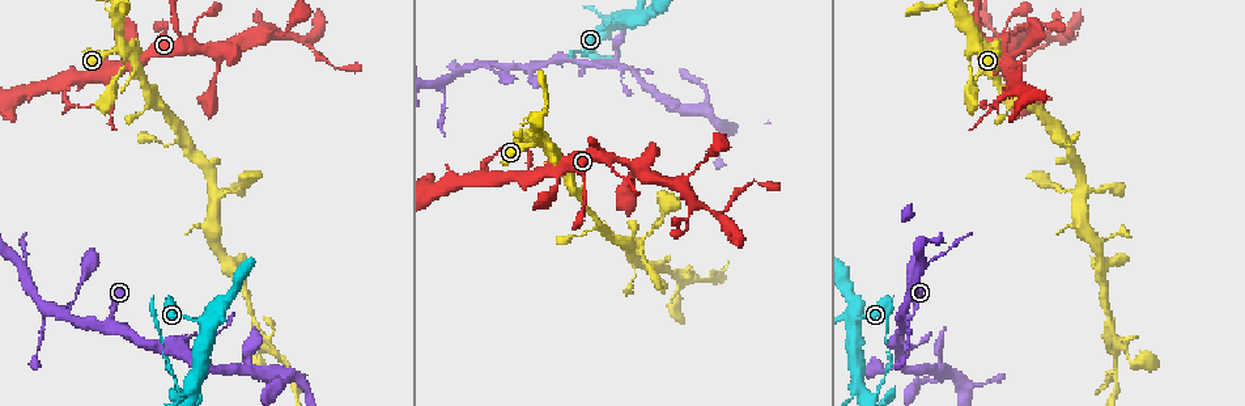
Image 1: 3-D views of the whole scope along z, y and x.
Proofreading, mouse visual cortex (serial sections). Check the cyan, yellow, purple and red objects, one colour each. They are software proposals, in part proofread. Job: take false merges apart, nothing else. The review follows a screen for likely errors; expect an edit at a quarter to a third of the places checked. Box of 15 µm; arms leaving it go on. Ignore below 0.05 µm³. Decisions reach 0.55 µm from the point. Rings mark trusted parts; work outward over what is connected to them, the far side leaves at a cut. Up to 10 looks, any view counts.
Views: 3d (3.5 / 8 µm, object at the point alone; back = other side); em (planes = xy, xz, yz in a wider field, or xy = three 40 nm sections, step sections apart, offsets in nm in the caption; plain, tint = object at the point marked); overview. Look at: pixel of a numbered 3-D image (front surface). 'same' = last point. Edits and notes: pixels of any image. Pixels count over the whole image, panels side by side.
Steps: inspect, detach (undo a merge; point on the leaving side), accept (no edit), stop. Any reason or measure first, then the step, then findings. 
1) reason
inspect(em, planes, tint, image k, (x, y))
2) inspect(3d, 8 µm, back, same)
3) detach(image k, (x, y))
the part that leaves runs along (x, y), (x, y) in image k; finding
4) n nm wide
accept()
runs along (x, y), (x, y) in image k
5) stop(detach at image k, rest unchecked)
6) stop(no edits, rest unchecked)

sharp bend
inspect(3d, 8 µm, back, image 1, (607, 162))

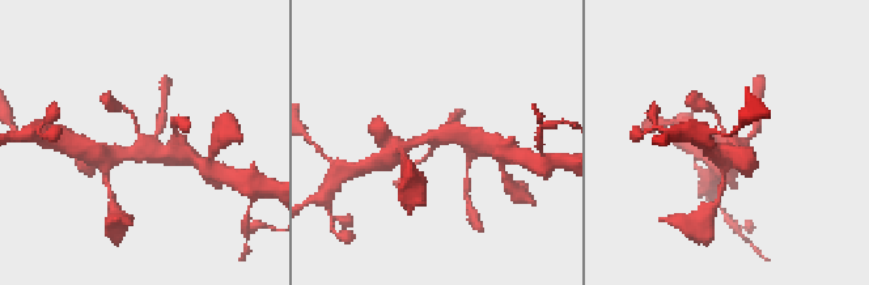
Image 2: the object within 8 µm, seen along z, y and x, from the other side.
4 arms; arms of 150, 200, 250, 450 nm
inspect(em, planes, tint, image 2, (143, 137))

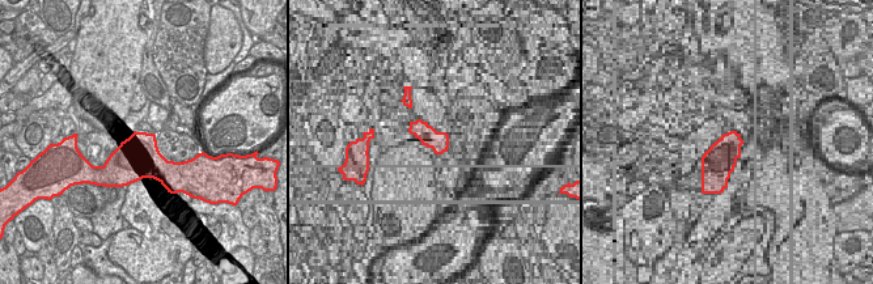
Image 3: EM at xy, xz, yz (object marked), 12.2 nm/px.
550 nm wide
accept()
runs along (168, 152), (148, 152), (136, 122), (123, 109) in image 2; continuous, no second cell

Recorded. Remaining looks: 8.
calibre changes
inspect(3d, 3.5 µm, image 1, (68, 103))

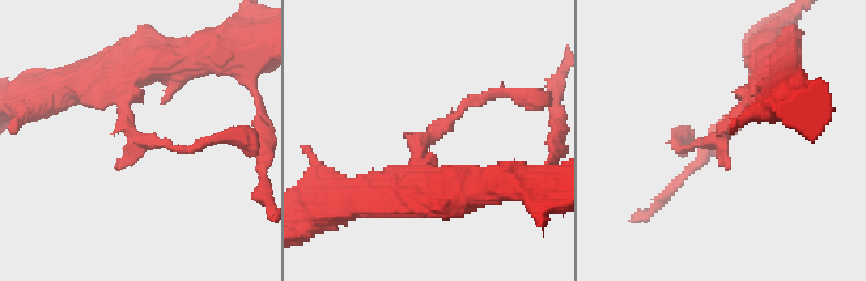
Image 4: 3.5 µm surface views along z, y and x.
now the EM
inspect(em, xy, step 3, plain, image 4, (131, 131))

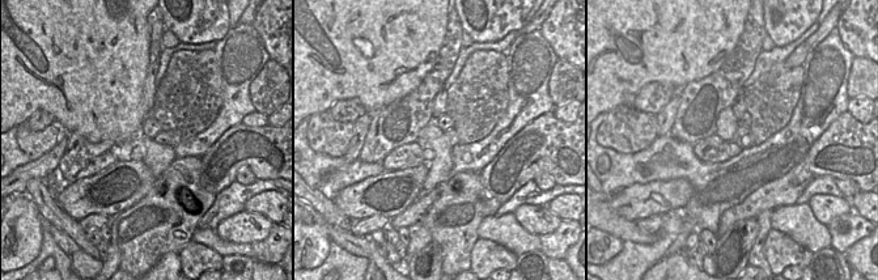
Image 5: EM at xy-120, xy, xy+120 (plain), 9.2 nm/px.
where the object lies
inspect(em, xy, step 3, tint, same)

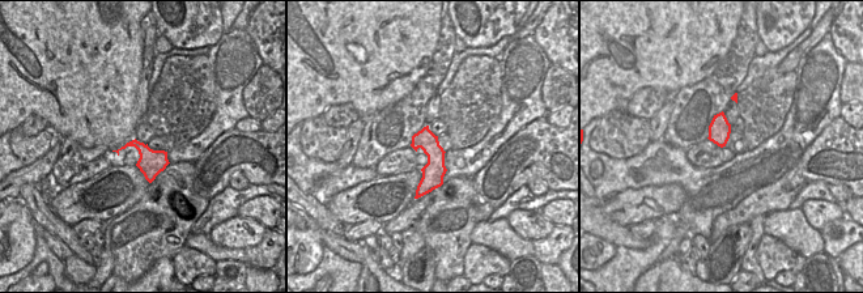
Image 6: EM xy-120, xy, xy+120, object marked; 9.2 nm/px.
detach(image 4, (686, 147))
the part that leaves runs along (720, 137), (683, 141) in image 4; two cells meet here

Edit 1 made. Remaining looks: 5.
three-way junction
inspect(3d, 8 µm, image 1, (531, 69))

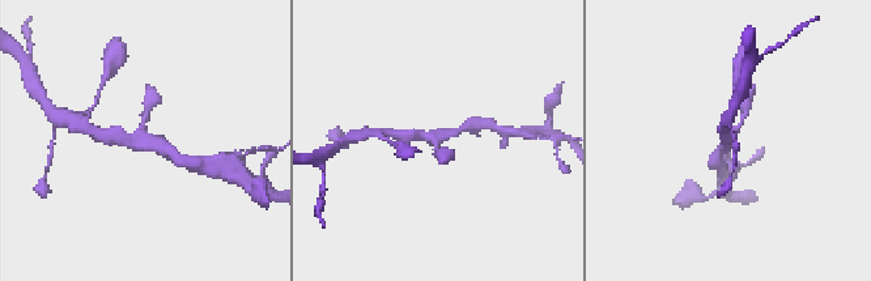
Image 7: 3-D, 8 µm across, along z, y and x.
zoom in
inspect(3d, 3.5 µm, image 7, (144, 132))

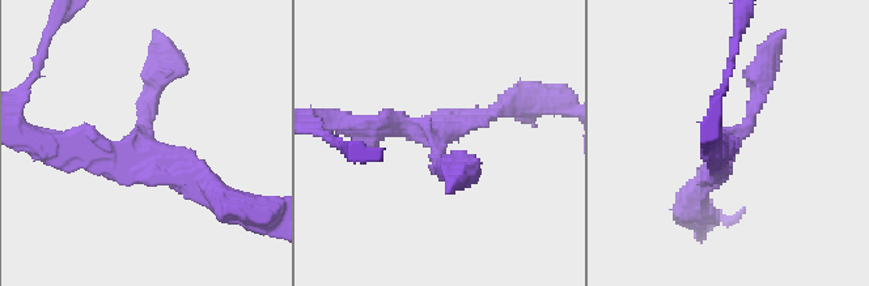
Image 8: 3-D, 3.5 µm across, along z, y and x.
3 arms; arms of 200, 200, 300 nm; now the EM
inspect(em, xy, step 1, tint, image 8, (143, 147))

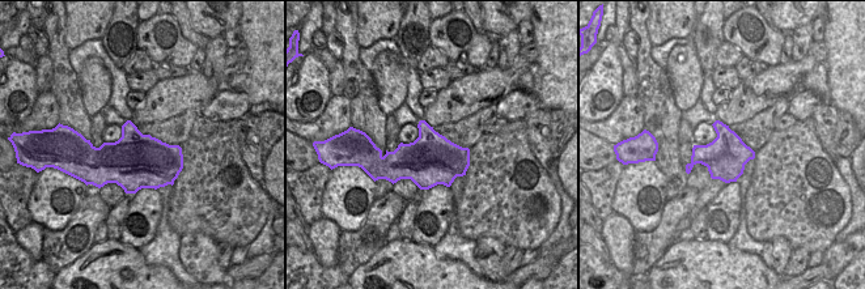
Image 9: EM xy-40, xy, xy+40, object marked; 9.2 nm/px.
accept()
runs along (762, 69), (751, 122), (698, 190) in image 8; continuous, no second cell

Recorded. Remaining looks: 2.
three-way junction
inspect(3d, 3.5 µm, image 1, (264, 345))

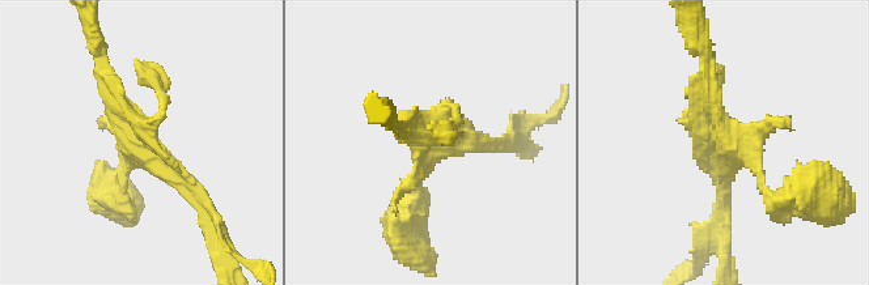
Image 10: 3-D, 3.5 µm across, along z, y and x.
need the tissue
inspect(em, xy, step 2, tint, image 10, (722, 140))

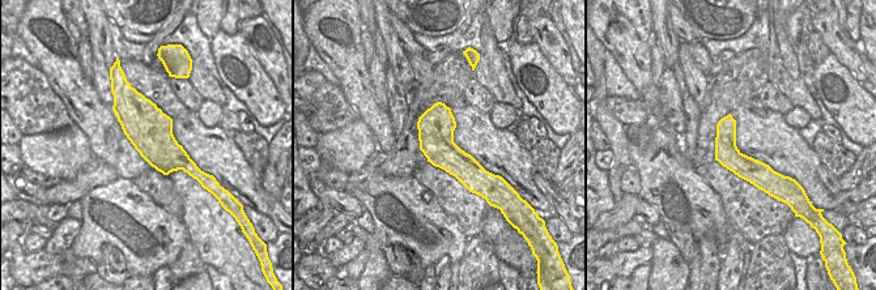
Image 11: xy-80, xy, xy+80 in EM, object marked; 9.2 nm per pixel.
accept()
runs along (724, 120), (726, 146), (774, 182) in image 11; one cell here

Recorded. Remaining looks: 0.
stop(detach at image 4, rest unchecked)

